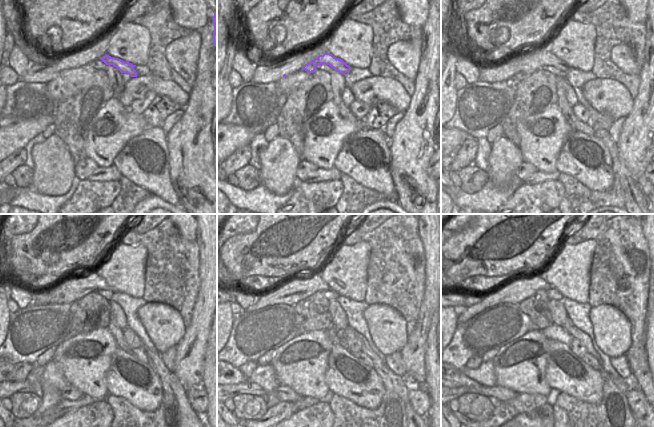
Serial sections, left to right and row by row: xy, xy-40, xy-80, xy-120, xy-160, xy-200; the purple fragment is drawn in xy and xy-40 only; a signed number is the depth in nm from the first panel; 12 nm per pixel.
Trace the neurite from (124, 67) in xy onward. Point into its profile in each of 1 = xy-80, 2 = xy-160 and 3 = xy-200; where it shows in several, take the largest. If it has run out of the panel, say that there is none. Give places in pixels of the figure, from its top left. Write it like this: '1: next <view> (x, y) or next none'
1: next xy-80 (530, 63)
2: next xy-160 (294, 290)
3: next xy-200 (515, 291)

